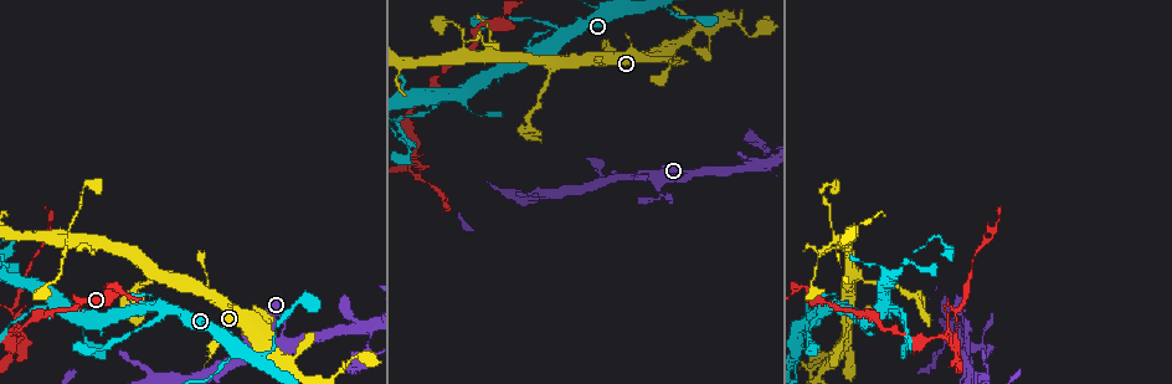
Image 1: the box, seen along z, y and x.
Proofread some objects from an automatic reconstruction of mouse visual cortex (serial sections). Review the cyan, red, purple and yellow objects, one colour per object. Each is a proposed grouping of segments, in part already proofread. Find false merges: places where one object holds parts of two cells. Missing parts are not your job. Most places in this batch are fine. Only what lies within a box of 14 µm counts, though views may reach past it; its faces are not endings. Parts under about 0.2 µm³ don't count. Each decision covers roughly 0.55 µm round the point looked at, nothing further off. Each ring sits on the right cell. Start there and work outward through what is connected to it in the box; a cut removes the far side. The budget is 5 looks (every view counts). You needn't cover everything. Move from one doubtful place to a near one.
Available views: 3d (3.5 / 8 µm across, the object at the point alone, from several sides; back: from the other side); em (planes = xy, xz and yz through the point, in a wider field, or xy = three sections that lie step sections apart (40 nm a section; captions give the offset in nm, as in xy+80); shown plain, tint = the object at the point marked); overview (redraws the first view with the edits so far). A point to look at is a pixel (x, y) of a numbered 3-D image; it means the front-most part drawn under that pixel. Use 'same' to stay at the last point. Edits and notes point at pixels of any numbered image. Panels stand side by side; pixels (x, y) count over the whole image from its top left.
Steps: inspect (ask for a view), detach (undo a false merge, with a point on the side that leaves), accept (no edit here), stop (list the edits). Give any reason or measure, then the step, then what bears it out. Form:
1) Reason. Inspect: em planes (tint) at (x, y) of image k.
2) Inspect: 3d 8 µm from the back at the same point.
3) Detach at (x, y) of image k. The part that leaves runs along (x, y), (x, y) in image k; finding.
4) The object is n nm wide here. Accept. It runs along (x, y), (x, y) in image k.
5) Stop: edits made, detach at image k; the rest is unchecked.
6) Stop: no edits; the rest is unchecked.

Abrupt turn. Inspect: 3d 3.5 µm from the back at (368, 348) of image 1.

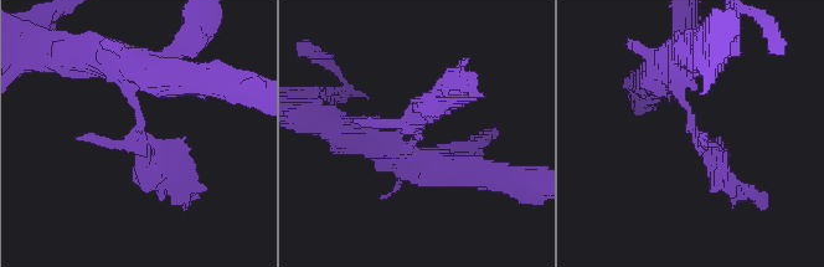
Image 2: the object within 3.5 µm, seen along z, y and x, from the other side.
Now the EM. Inspect: em xy step 3 (tint) at (138, 140) of image 2.

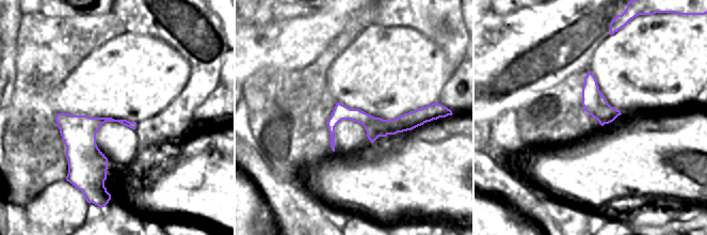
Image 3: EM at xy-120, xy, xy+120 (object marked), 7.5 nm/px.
The object is 150 nm wide here. Accept. It runs along (424, 109), (398, 125), (355, 114), (330, 124) in image 3; all the same cell.

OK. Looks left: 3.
Arms part here. Inspect: 3d 3.5 µm at (416, 161) of image 1.

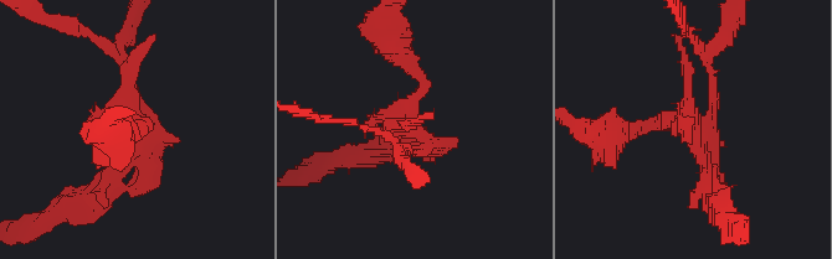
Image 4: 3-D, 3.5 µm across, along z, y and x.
Need the tissue. Inspect: em planes (tint) at (686, 124) of image 4.

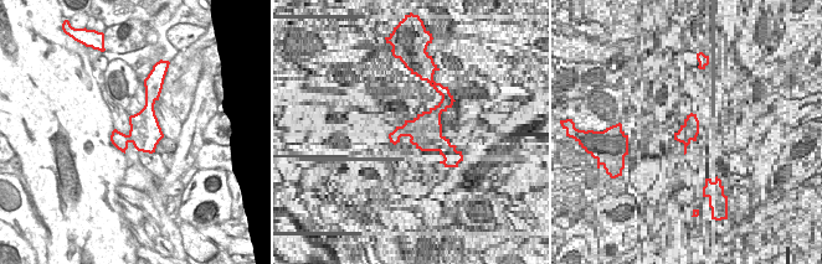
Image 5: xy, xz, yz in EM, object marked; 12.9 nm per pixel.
Accept. It runs along (621, 133), (703, 125), (713, 76) in image 4; all the same cell.

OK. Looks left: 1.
Stop: no edits; the rest is unchecked.

